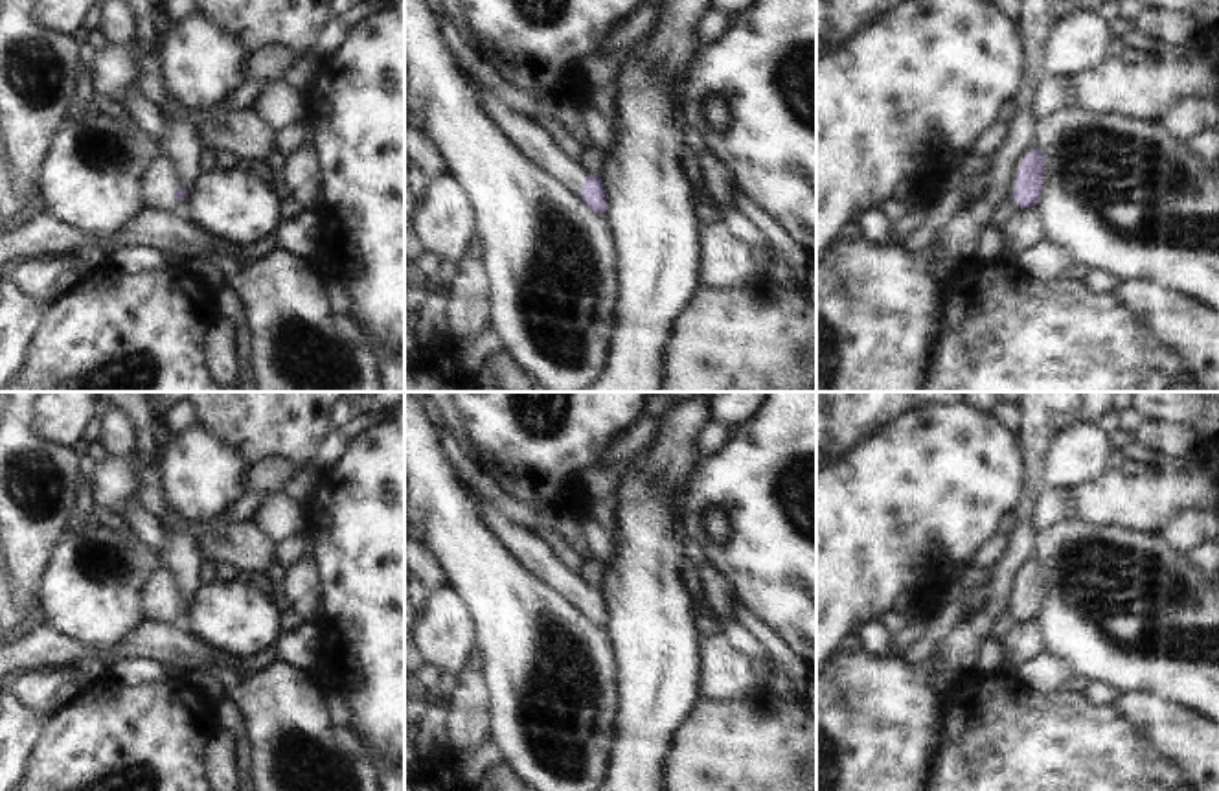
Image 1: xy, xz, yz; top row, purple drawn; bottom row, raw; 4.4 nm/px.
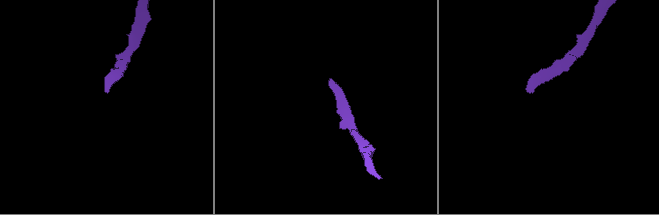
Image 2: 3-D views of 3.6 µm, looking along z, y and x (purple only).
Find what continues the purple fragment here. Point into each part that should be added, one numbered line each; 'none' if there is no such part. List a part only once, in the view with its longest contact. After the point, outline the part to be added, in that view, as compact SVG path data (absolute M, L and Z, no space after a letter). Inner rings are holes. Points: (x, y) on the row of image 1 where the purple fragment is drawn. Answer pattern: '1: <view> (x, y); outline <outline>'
1: xz (534, 142); outline M476 85L476 88L480 88ZM480 88L482 90L482 88ZM482 90L485 112L498 123L498 129L513 142L513 145L533 160L539 167L552 173L568 189L583 195L587 169L570 160L550 136L531 123L526 116L511 112L506 105L498 103L491 94Z

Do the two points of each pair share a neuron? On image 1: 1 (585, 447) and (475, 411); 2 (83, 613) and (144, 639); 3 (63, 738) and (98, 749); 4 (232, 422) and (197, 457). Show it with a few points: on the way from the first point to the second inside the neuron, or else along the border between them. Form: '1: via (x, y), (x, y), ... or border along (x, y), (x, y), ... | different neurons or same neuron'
1: via (558, 440), (528, 438), (502, 412) | same neuron
2: border along (146, 620), (113, 648), (91, 648), (87, 644) | different neurons
3: via (72, 738), (89, 745) | same neuron
4: border along (199, 425), (225, 440), (249, 466) | different neurons

